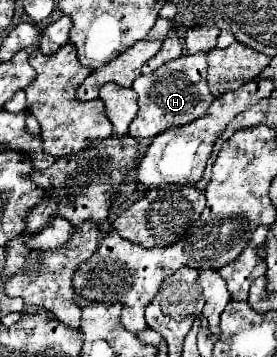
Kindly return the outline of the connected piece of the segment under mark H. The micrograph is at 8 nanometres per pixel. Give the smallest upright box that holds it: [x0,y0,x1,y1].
[131,54,215,138]

